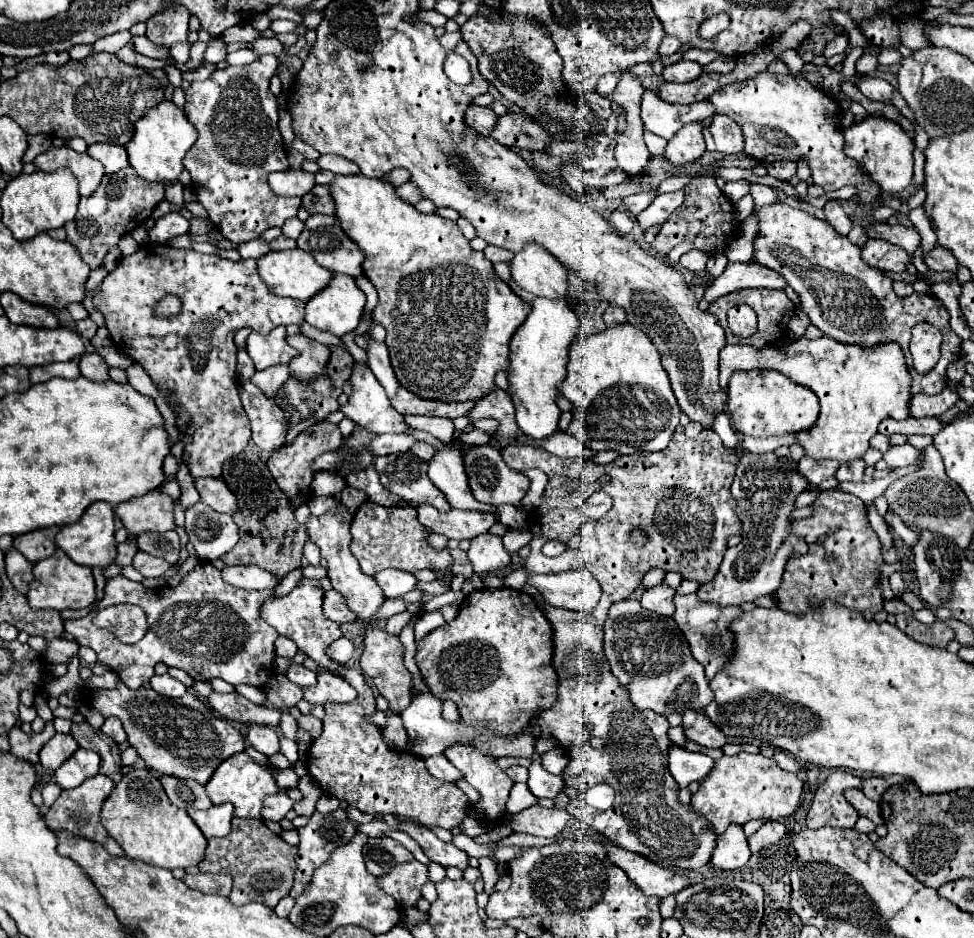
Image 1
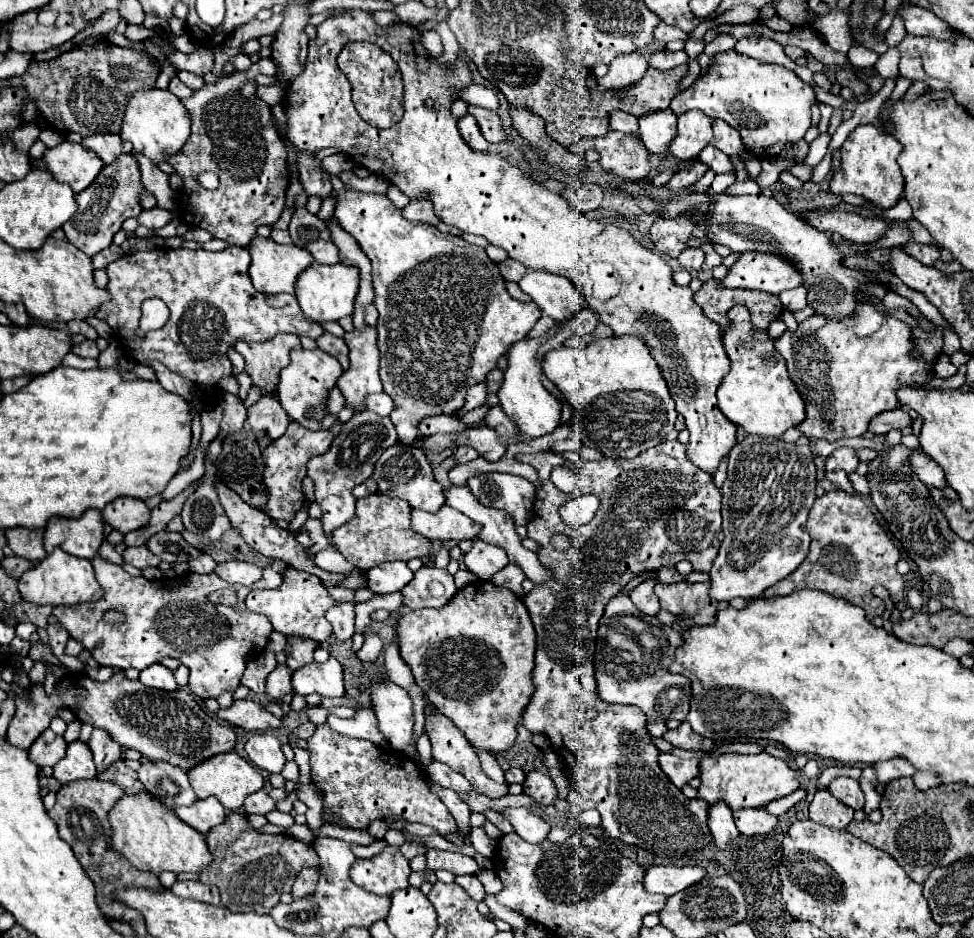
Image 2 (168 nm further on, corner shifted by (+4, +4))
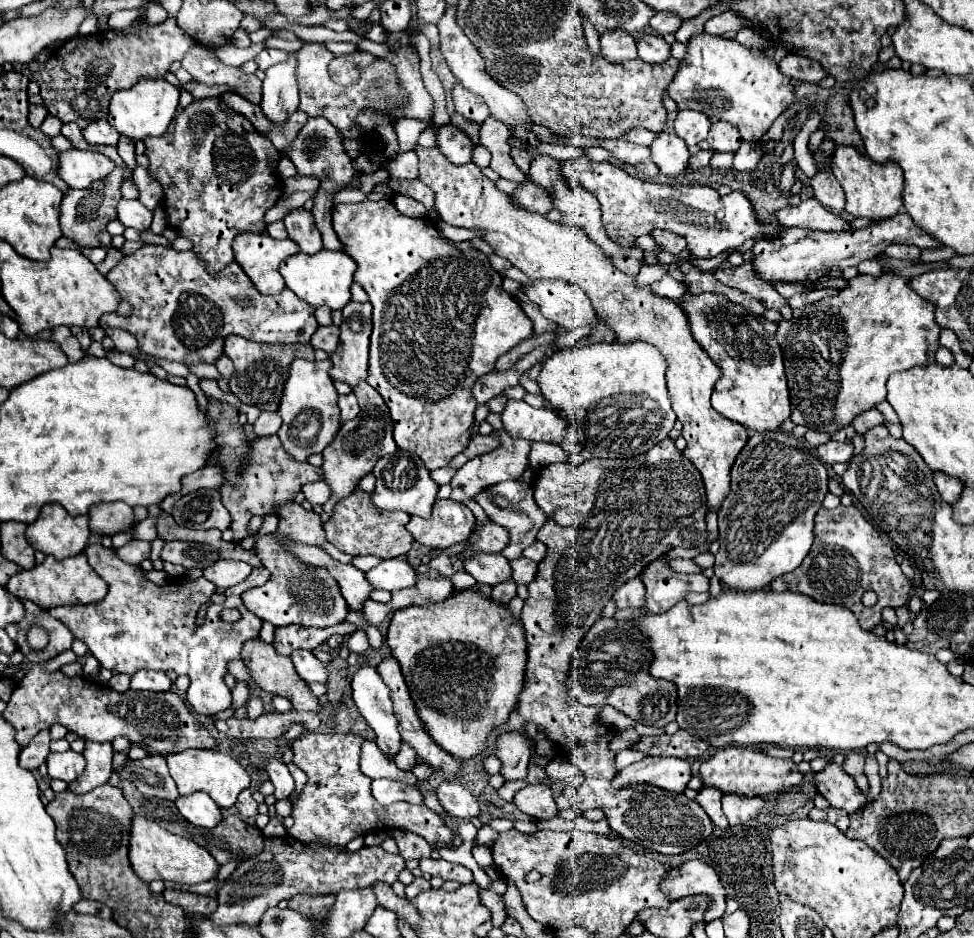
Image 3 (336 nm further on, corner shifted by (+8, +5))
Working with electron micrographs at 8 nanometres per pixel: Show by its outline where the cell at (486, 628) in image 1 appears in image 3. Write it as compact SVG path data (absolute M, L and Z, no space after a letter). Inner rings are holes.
M461 591L451 599L431 605L411 605L393 613L389 625L389 649L399 661L415 709L427 725L431 739L453 757L469 759L485 753L485 741L495 727L503 725L515 709L517 695L523 689L527 643L523 627L511 617L507 605L481 597L473 591Z

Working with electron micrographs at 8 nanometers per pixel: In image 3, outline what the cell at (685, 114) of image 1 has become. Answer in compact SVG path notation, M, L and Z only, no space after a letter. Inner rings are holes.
M657 133L651 145L651 155L663 175L679 175L689 169L689 149L675 133Z

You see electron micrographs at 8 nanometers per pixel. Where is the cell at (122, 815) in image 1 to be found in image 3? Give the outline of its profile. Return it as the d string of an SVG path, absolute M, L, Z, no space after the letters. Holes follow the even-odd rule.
M139 815L133 817L133 825L131 825L129 859L131 859L133 871L145 883L161 879L161 881L173 881L179 885L197 885L197 883L215 879L219 871L219 863L203 847L195 845L191 839L173 835L167 829L159 827L155 821Z

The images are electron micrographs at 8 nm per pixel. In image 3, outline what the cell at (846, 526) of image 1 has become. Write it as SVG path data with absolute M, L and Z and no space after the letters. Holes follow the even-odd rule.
M857 507L821 509L815 517L815 541L813 547L803 559L803 565L787 577L779 577L771 583L771 591L795 591L813 597L821 603L837 603L851 609L865 631L871 631L875 625L881 625L881 611L885 607L903 607L909 601L911 583L903 575L891 545L887 545L881 535L871 527ZM865 591L877 593L877 603L873 607L863 607L861 597Z

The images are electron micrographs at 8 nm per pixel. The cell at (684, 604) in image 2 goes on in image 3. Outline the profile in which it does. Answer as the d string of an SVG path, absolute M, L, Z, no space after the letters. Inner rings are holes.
M659 557L647 565L647 569L641 573L641 581L647 589L647 609L651 613L663 613L683 600L687 593L707 593L709 591L709 579L699 575L683 575L669 569L667 557Z

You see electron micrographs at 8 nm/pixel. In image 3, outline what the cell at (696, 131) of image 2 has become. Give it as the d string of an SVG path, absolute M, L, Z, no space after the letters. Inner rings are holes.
M679 111L677 119L675 119L675 133L691 147L691 145L699 145L701 141L707 139L711 121L707 119L707 115L703 113L695 113L695 111Z

